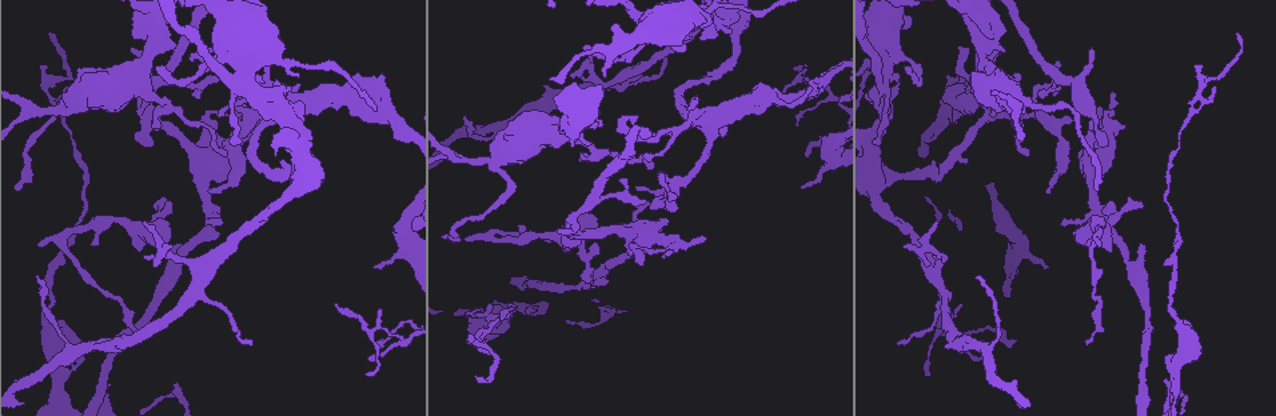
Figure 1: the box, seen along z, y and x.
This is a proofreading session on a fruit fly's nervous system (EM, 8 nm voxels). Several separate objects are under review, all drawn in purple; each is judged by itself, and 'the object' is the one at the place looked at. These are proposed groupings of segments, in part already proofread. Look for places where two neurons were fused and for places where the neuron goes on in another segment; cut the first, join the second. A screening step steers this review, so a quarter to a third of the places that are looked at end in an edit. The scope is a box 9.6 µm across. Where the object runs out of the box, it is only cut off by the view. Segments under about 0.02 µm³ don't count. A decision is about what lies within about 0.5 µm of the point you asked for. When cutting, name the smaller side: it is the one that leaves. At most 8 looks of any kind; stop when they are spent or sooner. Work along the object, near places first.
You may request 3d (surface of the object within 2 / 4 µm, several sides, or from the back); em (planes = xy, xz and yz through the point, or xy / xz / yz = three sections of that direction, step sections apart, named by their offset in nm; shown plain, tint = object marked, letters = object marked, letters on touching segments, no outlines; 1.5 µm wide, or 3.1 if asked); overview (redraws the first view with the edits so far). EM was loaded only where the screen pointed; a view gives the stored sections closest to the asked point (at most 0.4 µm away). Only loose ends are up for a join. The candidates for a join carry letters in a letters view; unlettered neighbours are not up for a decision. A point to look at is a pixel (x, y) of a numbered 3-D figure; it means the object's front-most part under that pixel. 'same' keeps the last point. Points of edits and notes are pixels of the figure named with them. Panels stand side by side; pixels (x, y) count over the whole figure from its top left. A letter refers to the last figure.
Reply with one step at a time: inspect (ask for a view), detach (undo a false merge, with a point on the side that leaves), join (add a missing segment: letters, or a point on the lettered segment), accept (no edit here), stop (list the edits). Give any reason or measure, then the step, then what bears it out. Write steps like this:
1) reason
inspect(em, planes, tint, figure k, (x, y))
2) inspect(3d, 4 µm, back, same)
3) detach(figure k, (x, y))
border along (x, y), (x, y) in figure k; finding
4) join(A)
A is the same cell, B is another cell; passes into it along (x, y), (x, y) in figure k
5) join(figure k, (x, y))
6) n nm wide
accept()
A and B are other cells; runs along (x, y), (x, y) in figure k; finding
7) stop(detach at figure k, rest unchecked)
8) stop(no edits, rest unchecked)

thin arm on a thick one
inspect(3d, 2 µm, figure 1, (885, 76))

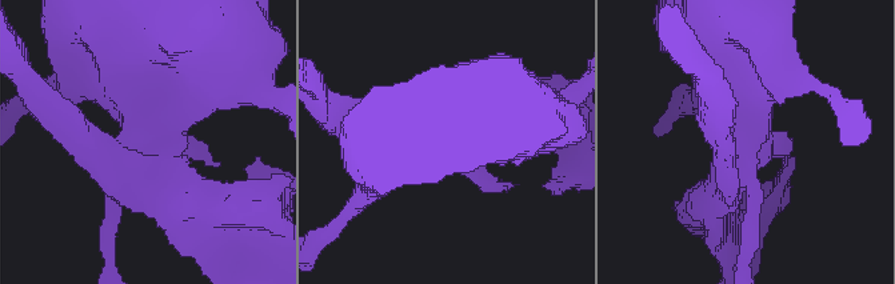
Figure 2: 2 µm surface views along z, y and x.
shape alone is not enough
inspect(em, planes, letters, figure 2, (152, 138))

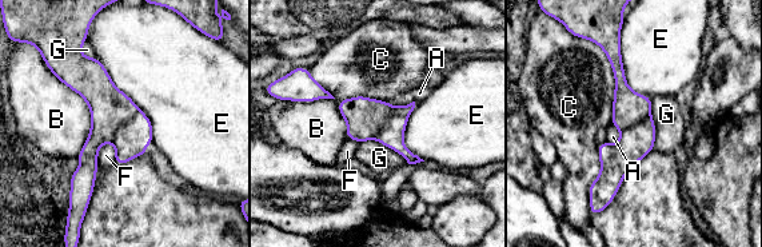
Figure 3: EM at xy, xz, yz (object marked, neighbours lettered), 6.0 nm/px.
detach(figure 3, (131, 139))
A, B, C, E, F and G are other cells; the part that leaves runs along (649, 122), (642, 136), (593, 191) in figure 3; a second neuron is stuck on

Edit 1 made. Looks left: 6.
an open end
inspect(3d, 4 µm, figure 1, (373, 267))

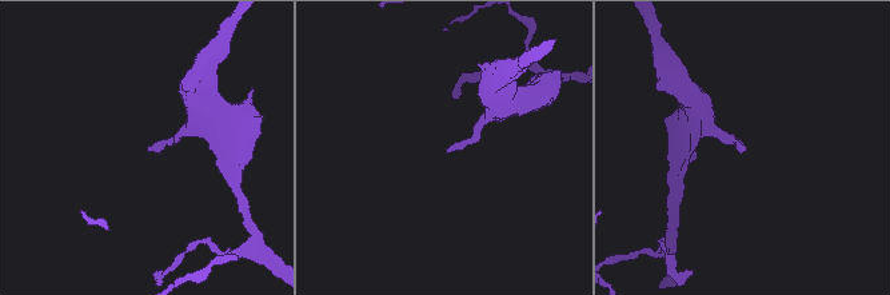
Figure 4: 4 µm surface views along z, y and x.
inspect(em, planes, plain, figure 4, (450, 151))

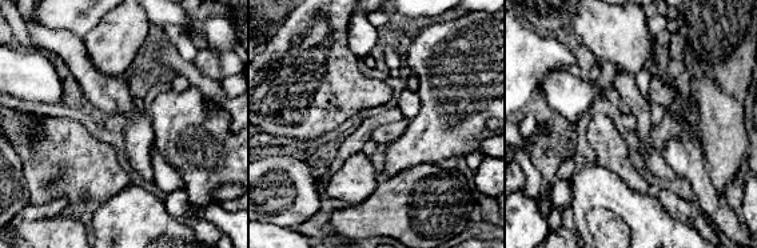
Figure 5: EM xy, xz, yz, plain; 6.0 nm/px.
inspect(em, planes, letters, same)

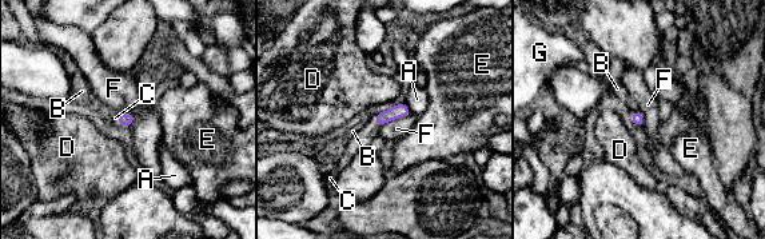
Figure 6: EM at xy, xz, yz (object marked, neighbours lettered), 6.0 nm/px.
join(C)
C is the same cell, A, B, D, E, F and G are other cells; it goes on there

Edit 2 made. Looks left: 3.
stop(detach at figure 3, join at figure 6, rest unchecked)

